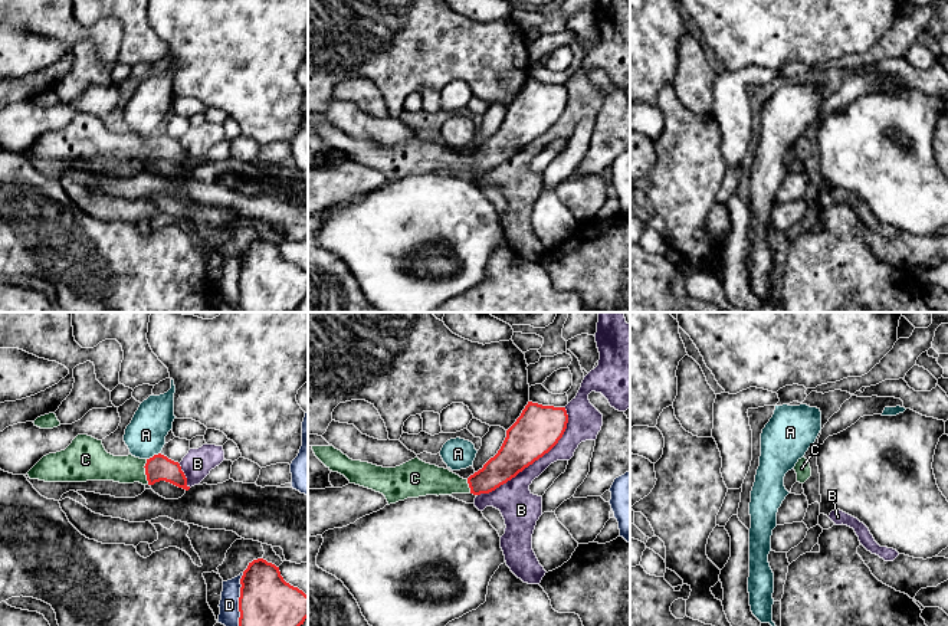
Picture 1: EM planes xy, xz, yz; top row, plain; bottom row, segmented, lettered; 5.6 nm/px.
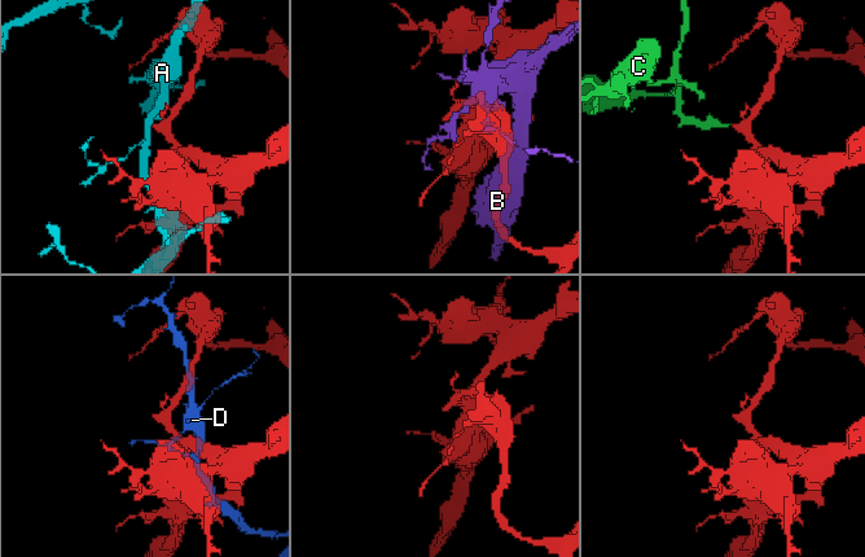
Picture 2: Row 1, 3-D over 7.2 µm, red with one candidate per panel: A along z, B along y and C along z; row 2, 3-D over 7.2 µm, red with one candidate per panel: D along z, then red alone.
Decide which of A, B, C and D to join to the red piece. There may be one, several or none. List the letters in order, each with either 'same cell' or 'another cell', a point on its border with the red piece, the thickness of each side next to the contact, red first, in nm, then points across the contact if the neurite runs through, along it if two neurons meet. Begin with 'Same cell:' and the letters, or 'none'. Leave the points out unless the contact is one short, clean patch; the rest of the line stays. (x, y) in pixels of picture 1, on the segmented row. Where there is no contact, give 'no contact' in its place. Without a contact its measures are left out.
Same cell: C
A: another cell | xy (154, 455) | 140/220 nm
B: another cell | xz (534, 461) | 260/200 nm
C: same cell | xy (146, 472) | 140/160 nm | across xy (158, 468), (146, 472), (102, 466)
D: another cell | xy (239, 599) | 300/110 nm

